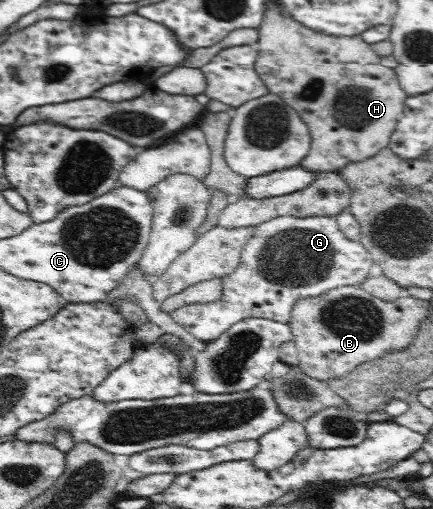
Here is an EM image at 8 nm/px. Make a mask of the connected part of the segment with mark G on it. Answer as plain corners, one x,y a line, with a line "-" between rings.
276,217
262,223
241,250
241,263
233,274
222,279
224,294
220,302
188,304
172,311
169,315
177,324
192,333
202,344
208,343
226,333
232,325
247,318
264,318
287,324
291,320
291,309
304,298
323,296
332,289
350,285
360,287
368,277
372,265
370,252
361,241
346,237
334,218

